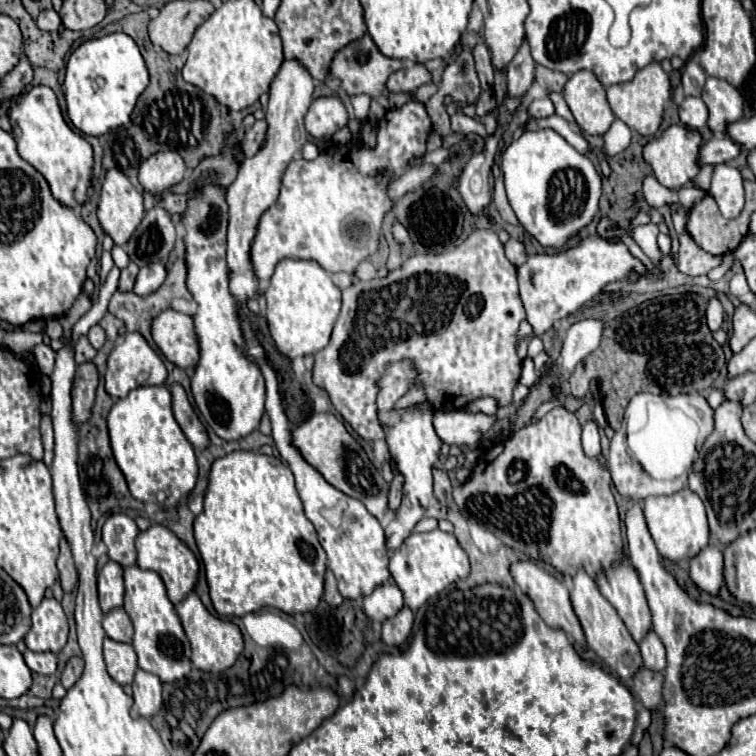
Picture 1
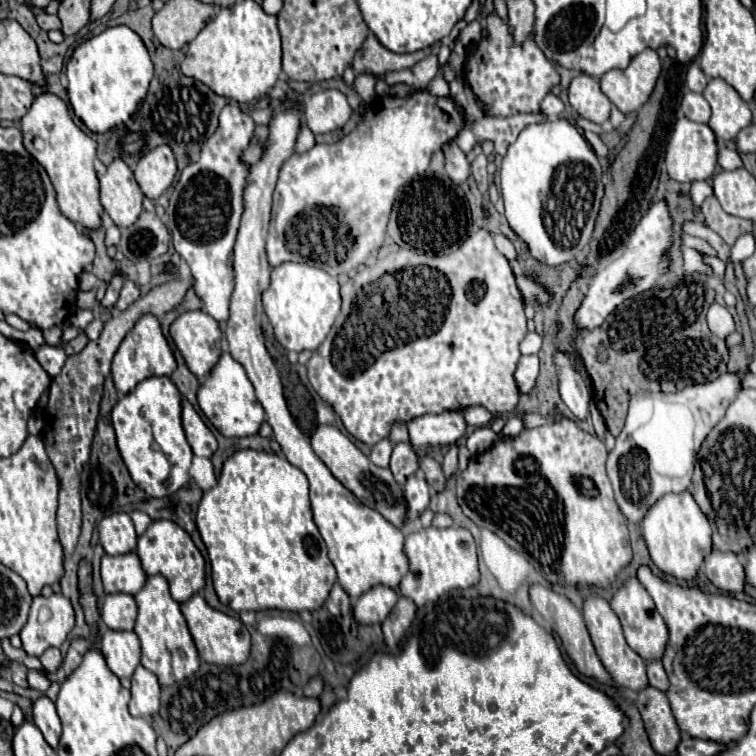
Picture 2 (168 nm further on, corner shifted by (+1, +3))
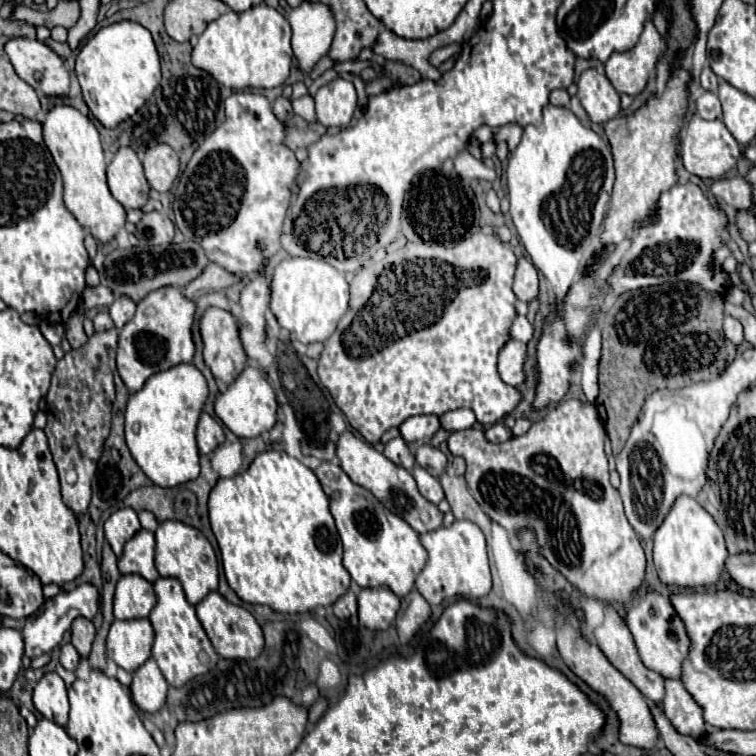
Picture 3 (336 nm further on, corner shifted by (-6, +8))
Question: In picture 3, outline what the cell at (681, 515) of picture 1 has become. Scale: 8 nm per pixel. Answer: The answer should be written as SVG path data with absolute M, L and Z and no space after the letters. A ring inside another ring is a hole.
M679 496L675 500L663 524L659 530L655 530L653 544L653 560L661 582L683 588L715 584L727 558L721 528L711 518L711 514L691 496Z

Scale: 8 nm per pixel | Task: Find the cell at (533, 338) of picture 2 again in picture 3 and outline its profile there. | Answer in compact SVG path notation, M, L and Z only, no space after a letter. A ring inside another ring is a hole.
M517 316L511 326L511 336L521 342L529 342L533 338L533 324L527 320L527 316Z

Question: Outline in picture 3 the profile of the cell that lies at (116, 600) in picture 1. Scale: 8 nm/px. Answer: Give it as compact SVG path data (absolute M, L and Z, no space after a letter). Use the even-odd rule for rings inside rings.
M139 530L125 544L125 550L119 556L119 560L117 560L119 572L123 576L125 574L139 574L147 582L155 582L157 576L159 576L159 572L155 570L153 556L155 556L155 536L153 536L153 532Z

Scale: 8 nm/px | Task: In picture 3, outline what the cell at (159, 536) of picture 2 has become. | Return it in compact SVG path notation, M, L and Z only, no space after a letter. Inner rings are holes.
M161 522L159 528L155 530L155 540L157 540L155 566L159 574L177 578L185 590L189 604L197 604L203 596L217 590L217 584L219 584L217 556L209 540L199 530L183 522Z

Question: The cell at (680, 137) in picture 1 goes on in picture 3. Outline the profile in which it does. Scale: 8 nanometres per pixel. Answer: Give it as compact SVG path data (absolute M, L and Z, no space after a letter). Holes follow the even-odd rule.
M697 114L691 116L691 120L687 122L687 126L681 130L681 158L683 158L683 166L703 178L703 180L717 180L721 178L727 170L731 170L737 162L737 158L741 156L739 144L735 142L735 138L731 136L731 132L725 128L725 124L721 120L703 120Z

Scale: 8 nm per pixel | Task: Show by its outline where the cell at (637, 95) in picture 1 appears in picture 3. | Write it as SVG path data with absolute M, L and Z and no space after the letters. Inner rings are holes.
M647 22L639 42L629 52L615 52L605 62L609 82L619 94L639 96L649 82L649 74L655 70L663 54L663 40L653 22Z

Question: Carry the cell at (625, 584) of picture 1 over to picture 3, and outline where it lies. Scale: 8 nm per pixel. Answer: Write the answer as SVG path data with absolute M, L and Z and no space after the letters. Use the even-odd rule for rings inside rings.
M645 592L639 596L629 608L627 608L627 626L633 634L635 646L639 650L639 656L643 664L655 672L659 672L663 678L679 678L681 674L681 662L687 656L689 650L689 638L685 632L685 626L681 618L677 616L675 608L667 598L663 598L659 592Z

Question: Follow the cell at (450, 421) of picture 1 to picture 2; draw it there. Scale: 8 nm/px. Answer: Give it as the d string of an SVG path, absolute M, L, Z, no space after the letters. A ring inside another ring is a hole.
M444 411L440 415L422 415L406 423L410 445L436 447L436 445L454 445L466 435L466 421L460 411Z

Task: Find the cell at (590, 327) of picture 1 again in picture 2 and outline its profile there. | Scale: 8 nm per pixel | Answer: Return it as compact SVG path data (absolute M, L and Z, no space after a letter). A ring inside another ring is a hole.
M664 199L660 201L652 201L646 215L640 219L640 223L634 227L632 235L630 235L630 243L626 247L626 251L612 261L610 265L606 265L604 269L600 269L588 289L588 295L582 301L582 307L576 313L576 327L580 331L584 329L596 329L600 327L600 323L604 323L604 319L628 297L634 297L642 291L648 291L650 287L656 285L656 281L668 273L670 269L670 257L666 255L668 249L674 243L674 231L672 231L672 217L668 211L668 203Z

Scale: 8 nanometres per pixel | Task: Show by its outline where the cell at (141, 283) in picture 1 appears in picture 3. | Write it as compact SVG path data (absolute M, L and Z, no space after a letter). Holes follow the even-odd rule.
M115 298L115 302L109 306L109 314L117 328L123 328L123 324L133 318L135 306L137 304L131 302L131 298Z

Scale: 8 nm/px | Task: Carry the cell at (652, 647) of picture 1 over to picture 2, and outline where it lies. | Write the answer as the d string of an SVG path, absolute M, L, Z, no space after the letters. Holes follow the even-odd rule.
M648 661L646 667L648 667L650 685L656 687L656 689L660 689L660 691L666 691L670 683L668 683L668 677L666 677L666 671L664 671L662 663L660 661Z

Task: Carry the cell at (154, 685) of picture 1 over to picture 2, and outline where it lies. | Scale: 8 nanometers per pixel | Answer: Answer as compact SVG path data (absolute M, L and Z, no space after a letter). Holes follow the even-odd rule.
M142 665L136 667L132 675L132 687L130 687L132 699L130 705L138 709L140 717L156 715L158 711L158 679L152 671L144 669Z

